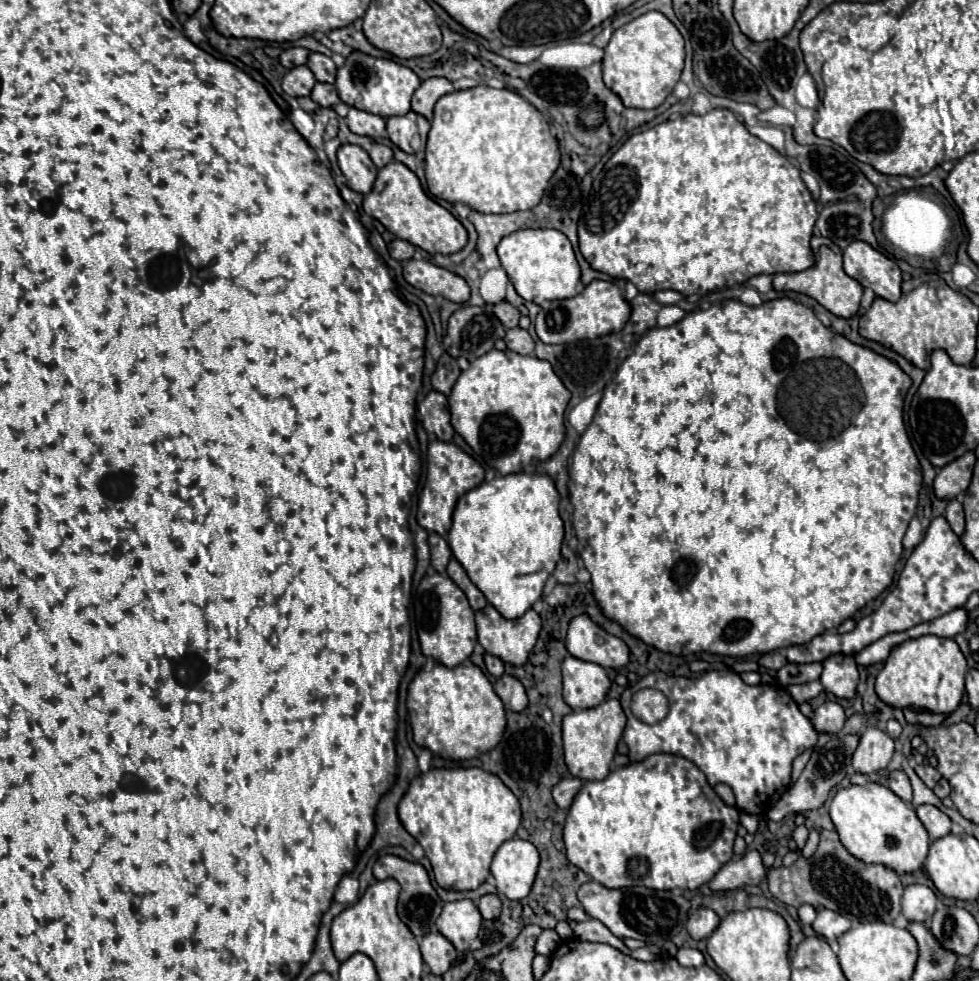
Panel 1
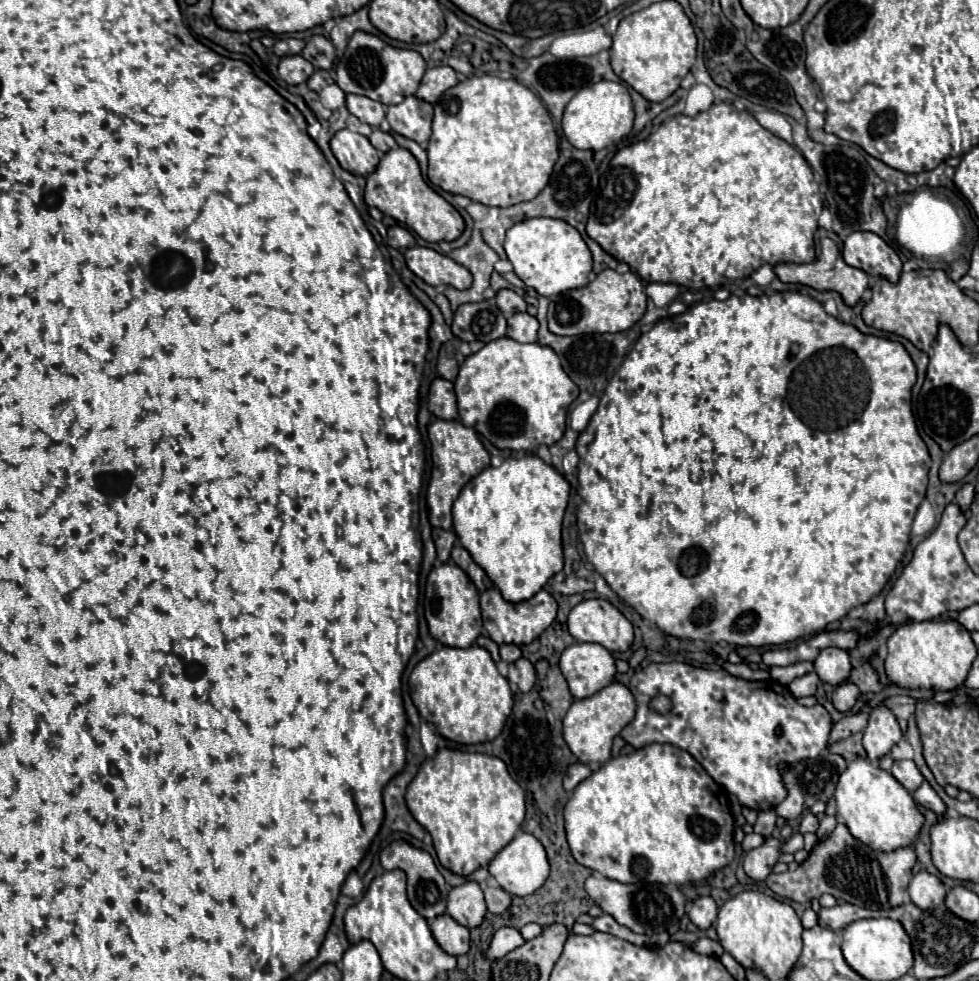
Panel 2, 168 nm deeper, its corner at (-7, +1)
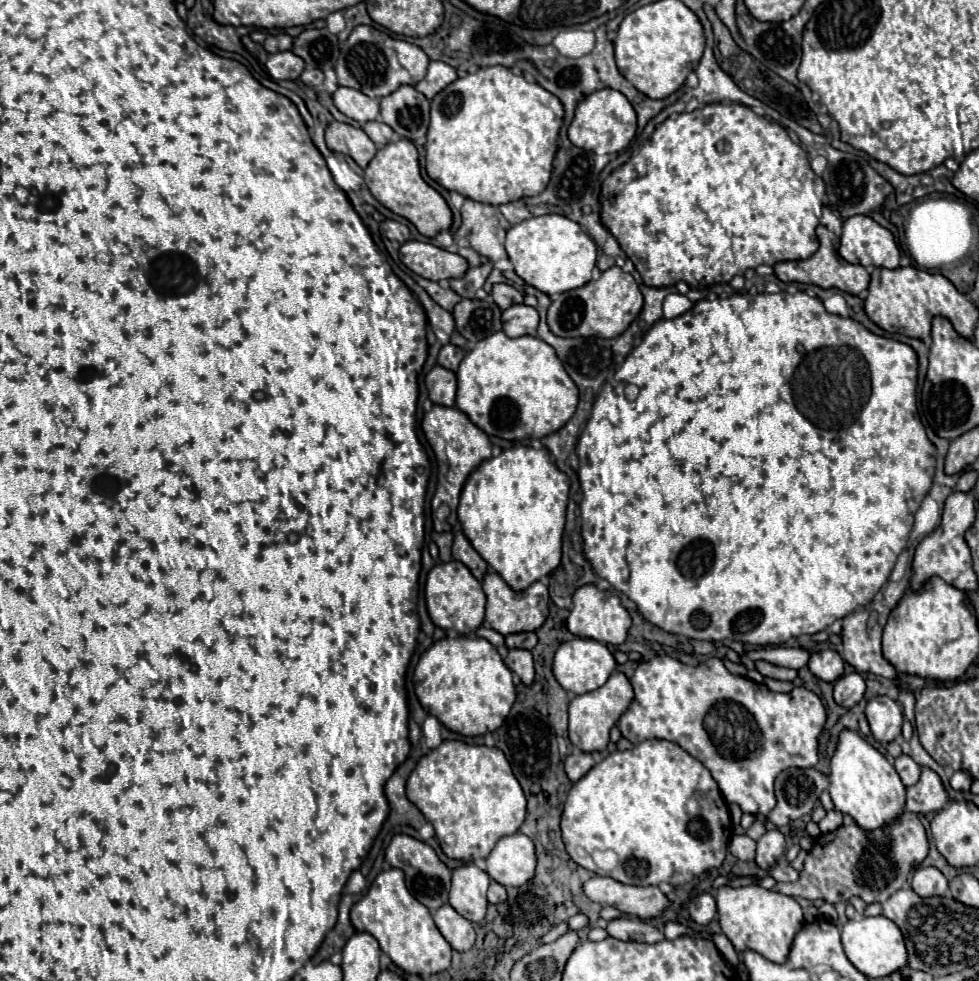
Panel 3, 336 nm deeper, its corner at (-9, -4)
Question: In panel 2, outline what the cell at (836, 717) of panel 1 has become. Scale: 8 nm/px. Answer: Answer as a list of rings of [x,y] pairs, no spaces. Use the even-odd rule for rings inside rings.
[[[850,681],[836,687],[836,691],[832,695],[832,703],[834,703],[836,711],[840,711],[840,713],[852,711],[852,707],[856,705],[856,699],[858,699],[858,687]]]

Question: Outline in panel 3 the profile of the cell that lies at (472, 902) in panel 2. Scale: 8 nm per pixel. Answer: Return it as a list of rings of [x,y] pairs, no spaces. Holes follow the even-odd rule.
[[[468,862],[452,872],[452,890],[450,890],[450,906],[464,914],[470,922],[480,922],[486,914],[488,900],[486,890],[490,884],[490,876],[480,870],[474,862]]]

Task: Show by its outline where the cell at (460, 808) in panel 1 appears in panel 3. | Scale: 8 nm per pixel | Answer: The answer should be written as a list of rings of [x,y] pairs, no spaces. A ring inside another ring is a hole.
[[[444,740],[438,748],[424,754],[406,782],[406,796],[418,806],[428,822],[434,824],[438,842],[448,858],[470,862],[476,858],[486,858],[488,850],[504,838],[504,834],[514,834],[526,816],[526,796],[512,774],[512,768],[500,748],[466,744],[462,740]]]

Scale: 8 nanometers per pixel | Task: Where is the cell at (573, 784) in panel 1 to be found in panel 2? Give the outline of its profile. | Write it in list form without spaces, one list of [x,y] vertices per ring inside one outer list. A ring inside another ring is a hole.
[[[584,763],[570,765],[568,771],[566,771],[566,775],[564,775],[564,789],[568,793],[572,793],[576,789],[576,785],[582,783],[590,773],[592,773],[592,767],[590,765],[584,765]]]

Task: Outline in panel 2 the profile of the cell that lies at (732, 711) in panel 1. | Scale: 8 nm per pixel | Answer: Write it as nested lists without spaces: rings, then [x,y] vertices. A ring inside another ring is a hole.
[[[652,663],[640,669],[630,679],[630,691],[636,699],[636,717],[620,733],[626,743],[630,743],[634,749],[642,749],[650,743],[672,743],[688,751],[718,785],[722,785],[728,793],[736,795],[744,807],[750,807],[754,811],[774,809],[788,797],[788,789],[778,771],[778,761],[816,759],[826,747],[828,733],[832,727],[830,715],[822,705],[802,707],[792,697],[788,687],[776,681],[744,681],[724,669],[710,671],[694,669],[686,663]],[[656,693],[664,693],[670,697],[670,713],[658,715],[648,709],[648,699]]]

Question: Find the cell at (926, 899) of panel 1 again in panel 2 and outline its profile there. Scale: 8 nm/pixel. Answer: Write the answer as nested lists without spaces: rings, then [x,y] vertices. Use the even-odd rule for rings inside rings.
[[[920,871],[912,877],[910,885],[908,885],[908,893],[912,903],[922,909],[922,911],[930,911],[936,909],[938,905],[944,903],[946,897],[946,887],[942,885],[942,881],[926,871]]]

